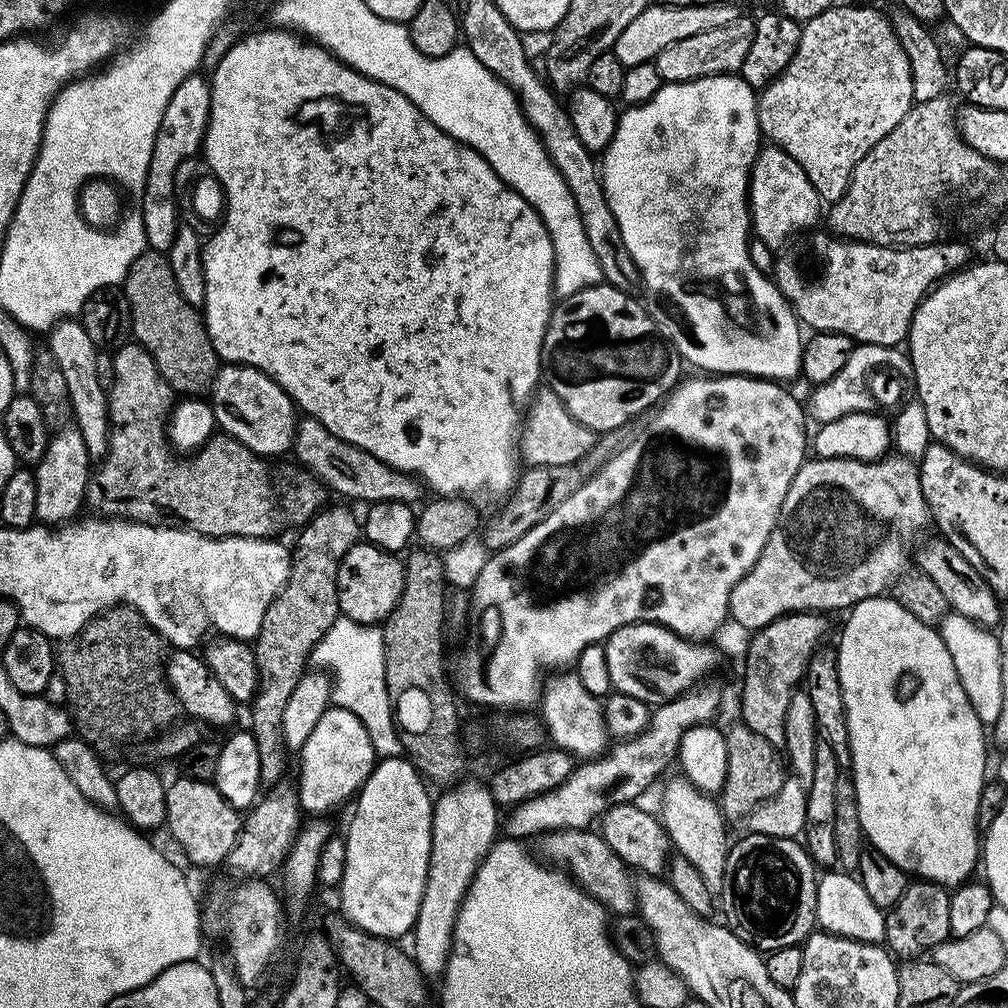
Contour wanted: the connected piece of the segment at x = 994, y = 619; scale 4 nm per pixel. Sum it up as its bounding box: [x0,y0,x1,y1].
[915,538,1002,630]

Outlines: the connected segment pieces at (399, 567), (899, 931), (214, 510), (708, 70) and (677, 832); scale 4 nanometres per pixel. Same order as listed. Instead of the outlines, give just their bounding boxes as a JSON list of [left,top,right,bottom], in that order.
[[338,542,405,625],[883,879,952,962],[86,342,326,538],[654,18,755,84],[658,774,730,893]]

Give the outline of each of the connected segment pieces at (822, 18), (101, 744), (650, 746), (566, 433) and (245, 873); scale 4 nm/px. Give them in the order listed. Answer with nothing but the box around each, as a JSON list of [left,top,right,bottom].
[[756,6,913,202],[58,604,181,754],[502,683,720,841],[518,386,597,468],[226,782,302,878]]

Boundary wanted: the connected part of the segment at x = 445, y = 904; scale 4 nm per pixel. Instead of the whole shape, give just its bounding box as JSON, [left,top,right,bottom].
[410,779,502,978]

